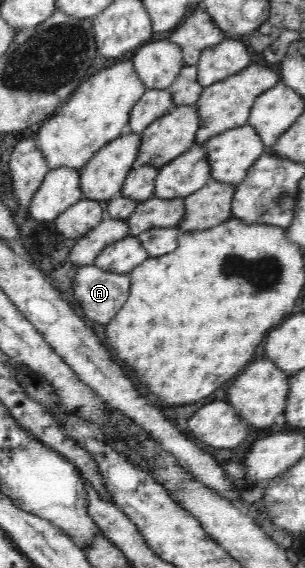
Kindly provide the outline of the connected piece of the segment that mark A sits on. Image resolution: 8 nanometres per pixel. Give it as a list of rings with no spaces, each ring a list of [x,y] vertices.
[[[94,263],[77,269],[72,292],[87,323],[107,325],[127,301],[130,274],[102,271]]]

